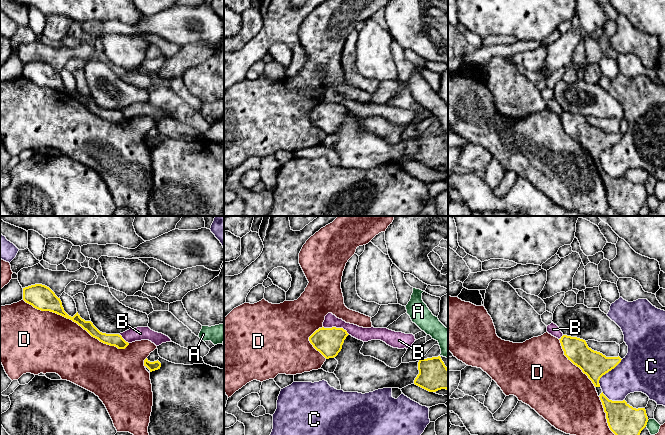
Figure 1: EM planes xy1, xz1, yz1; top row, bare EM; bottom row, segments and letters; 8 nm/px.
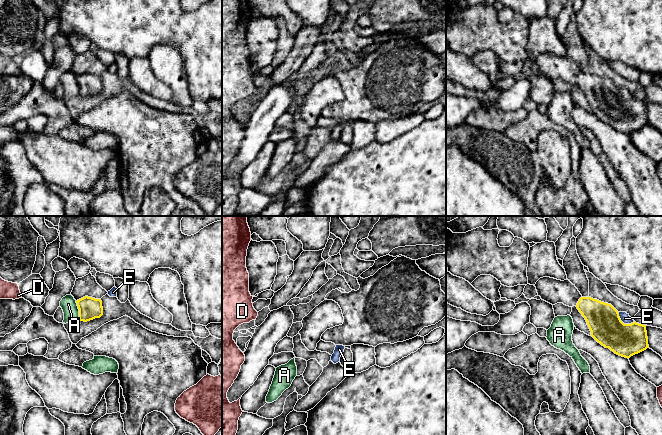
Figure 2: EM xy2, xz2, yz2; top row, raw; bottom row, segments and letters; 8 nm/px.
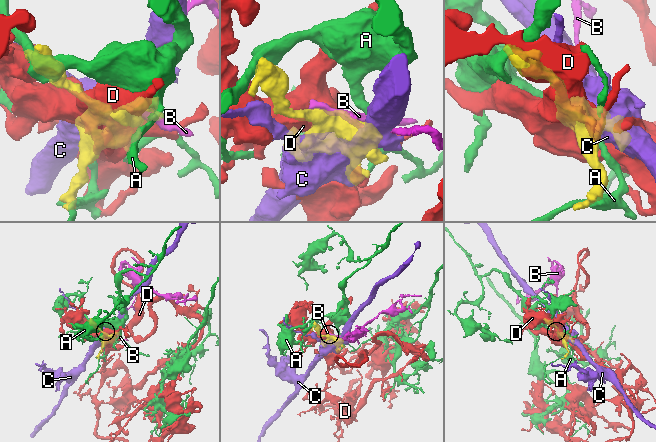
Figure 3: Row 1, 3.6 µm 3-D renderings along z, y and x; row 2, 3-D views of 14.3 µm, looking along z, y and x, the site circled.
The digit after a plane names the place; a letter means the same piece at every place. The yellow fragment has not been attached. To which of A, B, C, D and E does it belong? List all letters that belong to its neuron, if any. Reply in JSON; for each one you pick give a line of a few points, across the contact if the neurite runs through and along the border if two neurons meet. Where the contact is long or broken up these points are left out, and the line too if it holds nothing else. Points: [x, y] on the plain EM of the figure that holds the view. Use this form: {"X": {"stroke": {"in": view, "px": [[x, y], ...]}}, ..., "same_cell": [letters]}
{"same_cell": []}

